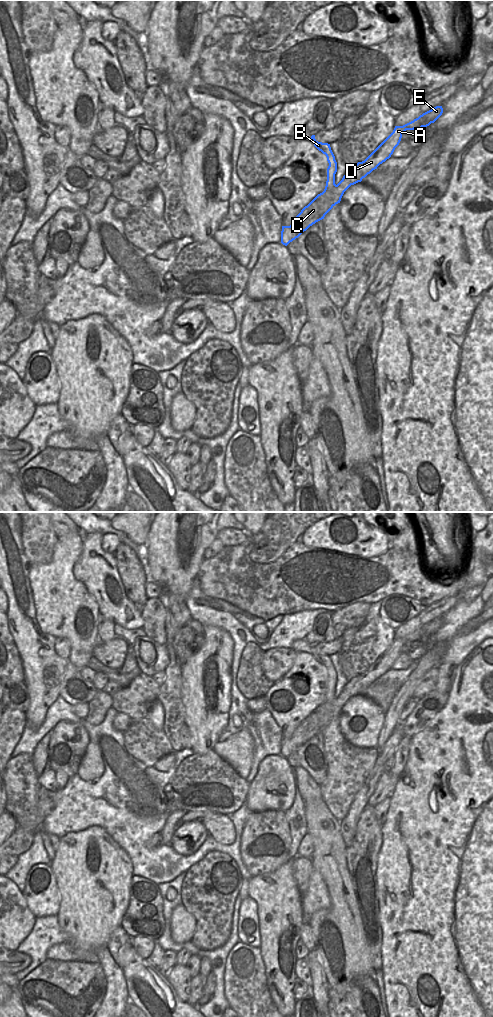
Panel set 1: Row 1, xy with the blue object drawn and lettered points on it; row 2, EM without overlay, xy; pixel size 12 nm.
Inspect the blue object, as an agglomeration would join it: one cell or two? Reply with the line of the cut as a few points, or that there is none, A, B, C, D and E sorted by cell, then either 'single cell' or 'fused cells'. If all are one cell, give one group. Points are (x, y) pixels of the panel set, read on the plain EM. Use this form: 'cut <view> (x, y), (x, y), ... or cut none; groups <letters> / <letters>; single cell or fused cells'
cut xy (336, 697), (323, 704); groups A C D E / B; fused cells

